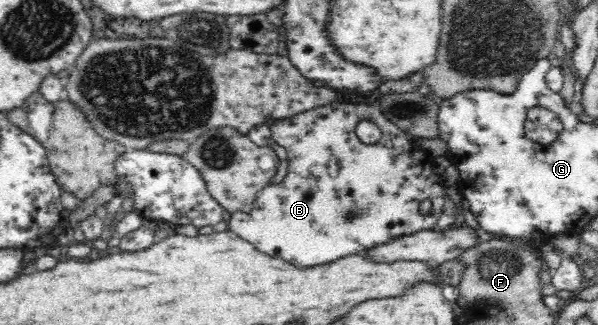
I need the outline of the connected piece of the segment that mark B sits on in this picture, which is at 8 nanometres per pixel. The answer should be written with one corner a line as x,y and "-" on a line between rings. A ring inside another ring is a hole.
336,101
332,104
318,106
313,110
303,111
298,115
278,120
269,128
272,132
271,137
278,145
281,145
286,150
288,162
287,174
284,179
282,179
281,183
268,185
258,191
250,213
233,213
231,214
229,221
229,228
242,239
251,243
256,250
268,256
280,257
283,260
288,260
288,262
296,268
309,268
329,264
337,259
358,254
364,249
370,249
370,247
374,247
374,245
386,243
386,241
396,239
396,237
400,237
400,235
412,235
412,233
416,233
417,231
434,230
434,227
436,227
438,220
440,219
442,205
444,205
445,200
444,184
437,178
430,183
430,179
428,179
426,175
422,177
422,171
424,171
424,169
422,169
423,154
419,151
416,144
411,144
410,138
408,137
409,135
406,135
402,128
392,124
392,122
382,114
377,104
338,103
338,101
-
364,120
378,124
378,127
381,129
382,137
378,140
377,144
365,144
355,132
356,126
-
426,199
430,199
431,208
427,214
422,214
420,212
420,203
422,203
422,201
426,201

